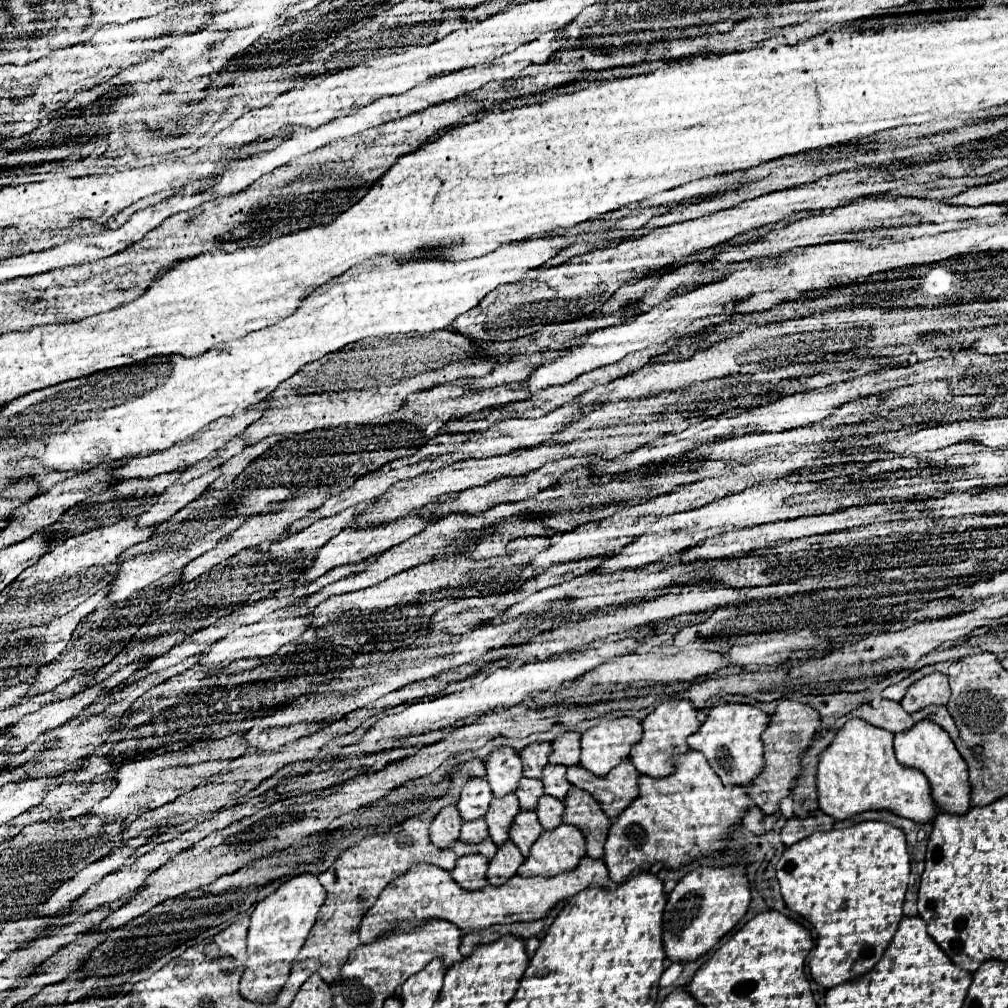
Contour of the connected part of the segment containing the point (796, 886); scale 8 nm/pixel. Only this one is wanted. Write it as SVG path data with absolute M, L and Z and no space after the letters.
M862 821L846 829L812 833L786 847L776 865L776 877L784 903L808 919L818 933L816 947L810 953L810 973L816 983L828 989L872 969L892 941L902 919L902 903L910 877L910 853L902 829L886 821Z

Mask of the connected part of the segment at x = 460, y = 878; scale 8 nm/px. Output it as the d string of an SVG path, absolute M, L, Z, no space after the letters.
M472 853L472 855L462 855L456 859L456 867L450 871L450 877L464 889L474 891L484 887L486 881L486 867L488 867L488 859L480 853Z

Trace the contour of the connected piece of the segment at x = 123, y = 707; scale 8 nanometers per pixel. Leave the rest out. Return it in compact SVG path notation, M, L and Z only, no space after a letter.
M190 657L190 659L178 663L178 665L170 667L170 669L144 675L140 681L136 681L136 683L132 683L132 685L126 685L126 687L120 689L120 691L114 691L108 699L104 699L104 701L100 701L100 703L92 703L88 709L82 711L82 715L86 715L86 717L90 717L90 715L108 715L108 717L118 717L118 719L120 719L122 713L128 711L130 705L132 705L138 697L142 697L152 685L158 685L158 683L162 683L162 681L166 681L166 679L170 679L170 677L174 677L174 675L186 671L186 669L190 669L196 661L198 661L196 657Z

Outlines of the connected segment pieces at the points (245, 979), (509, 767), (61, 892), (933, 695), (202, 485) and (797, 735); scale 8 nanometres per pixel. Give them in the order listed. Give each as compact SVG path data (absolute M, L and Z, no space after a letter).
M300 873L286 879L272 895L258 901L258 905L250 915L248 961L246 961L246 971L240 979L240 993L244 995L244 999L262 1003L274 1001L276 991L280 991L280 987L288 979L292 963L300 947L304 945L324 899L326 891L318 883L318 877L312 873Z
M502 745L490 753L486 761L486 781L496 797L516 791L520 777L522 777L520 757L512 747Z
M144 831L142 835L130 839L128 845L122 847L120 851L114 851L114 853L106 855L104 859L94 861L92 865L88 865L86 869L82 869L76 877L64 881L64 883L48 897L48 901L44 901L42 905L38 905L38 907L34 909L34 915L36 915L36 917L52 917L52 915L56 915L60 909L64 909L64 907L70 905L74 899L78 899L92 883L100 881L104 875L108 875L108 873L112 873L112 871L118 871L120 865L122 865L140 845L148 843L150 837L156 835L156 833L158 833L158 831Z
M930 673L922 679L918 679L916 683L912 683L906 689L904 699L900 701L900 705L904 707L904 711L914 713L924 709L926 705L946 705L950 697L950 685L948 685L948 675L944 673Z
M210 471L198 479L192 479L186 485L172 485L170 489L166 489L164 493L160 493L156 497L156 503L150 507L150 511L142 513L136 521L138 529L146 529L152 525L158 525L162 521L166 521L168 517L172 517L176 511L180 511L182 507L186 507L190 501L194 501L196 497L202 495L202 491L218 477L218 471Z
M780 699L776 711L770 715L770 723L762 733L764 741L764 769L762 773L746 787L748 797L762 809L762 813L778 811L778 805L784 797L790 795L794 779L800 771L800 757L810 745L812 735L820 727L820 717L816 709L800 703L798 699Z

